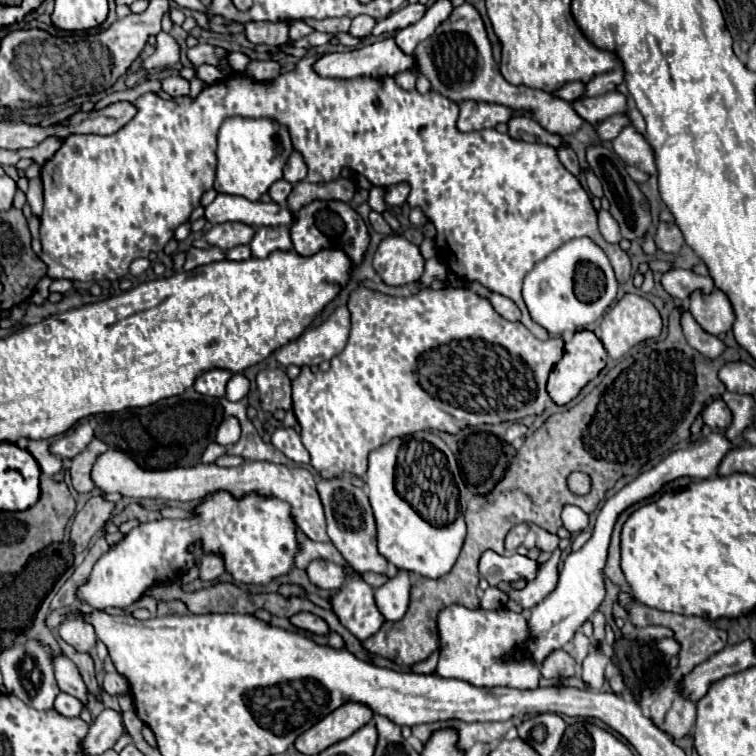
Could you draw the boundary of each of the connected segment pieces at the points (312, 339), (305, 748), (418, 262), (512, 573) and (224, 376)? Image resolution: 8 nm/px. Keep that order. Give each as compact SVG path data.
M346 305L335 310L335 314L317 328L309 328L299 340L289 342L273 352L281 366L317 366L323 360L337 356L349 336L351 314Z
M343 704L329 716L319 720L313 728L295 740L295 748L303 754L319 754L339 740L349 738L355 730L373 718L373 710L365 704Z
M387 236L379 244L373 268L381 280L389 286L403 286L417 282L423 274L425 260L415 244L405 240L403 236Z
M485 550L479 560L479 574L489 582L489 586L497 586L503 580L515 582L517 578L533 580L537 576L537 562L517 552L501 556L493 550Z
M213 368L213 370L203 372L201 376L197 376L193 388L195 388L199 394L203 394L203 396L219 398L219 396L225 396L225 386L227 386L227 380L229 380L231 376L233 376L231 372Z

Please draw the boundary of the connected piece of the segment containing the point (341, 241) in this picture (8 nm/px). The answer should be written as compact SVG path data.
M313 200L293 214L293 224L289 228L293 250L301 256L311 256L323 248L343 248L353 254L355 262L361 262L363 252L369 244L369 234L363 218L345 202L339 200Z

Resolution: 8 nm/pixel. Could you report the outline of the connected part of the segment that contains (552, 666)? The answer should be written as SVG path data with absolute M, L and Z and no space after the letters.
M565 650L551 652L545 658L545 664L541 664L541 676L545 678L569 678L573 674L575 674L575 660Z

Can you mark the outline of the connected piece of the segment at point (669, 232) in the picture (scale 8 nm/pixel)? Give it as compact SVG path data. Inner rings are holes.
M659 222L655 232L655 244L663 252L677 254L683 246L683 234L673 222Z

